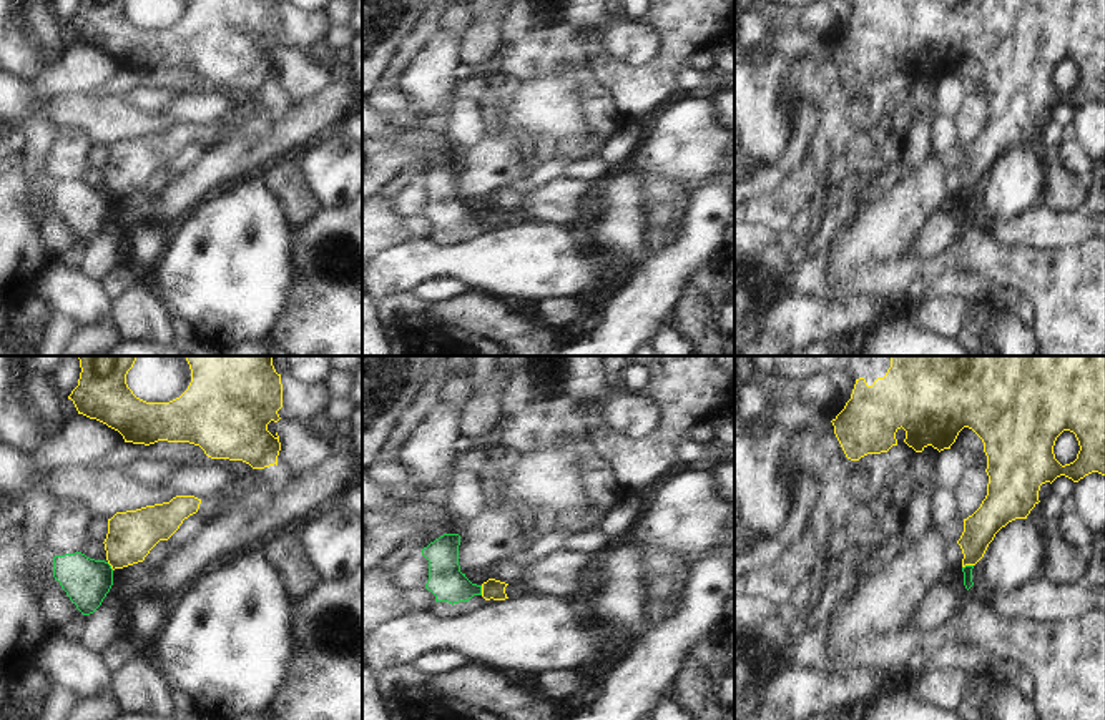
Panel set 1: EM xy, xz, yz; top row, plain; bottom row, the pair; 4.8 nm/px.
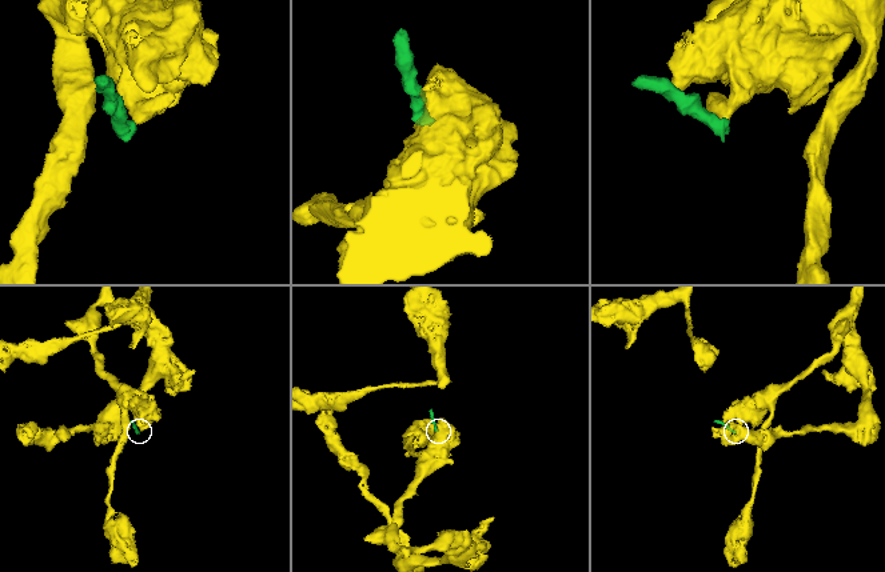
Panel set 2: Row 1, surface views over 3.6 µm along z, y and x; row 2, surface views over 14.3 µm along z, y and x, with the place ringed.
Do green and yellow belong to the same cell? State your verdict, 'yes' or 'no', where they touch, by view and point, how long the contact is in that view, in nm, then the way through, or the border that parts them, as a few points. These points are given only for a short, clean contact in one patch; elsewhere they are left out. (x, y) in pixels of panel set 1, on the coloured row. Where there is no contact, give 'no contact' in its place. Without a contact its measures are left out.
no; meets green in yz at (967, 566); contact 60 nm long; border along yz (972, 564), (962, 567)

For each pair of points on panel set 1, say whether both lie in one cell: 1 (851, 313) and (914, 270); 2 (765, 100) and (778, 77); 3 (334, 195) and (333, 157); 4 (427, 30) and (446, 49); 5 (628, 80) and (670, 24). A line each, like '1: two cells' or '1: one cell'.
1: two cells
2: one cell
3: one cell
4: two cells
5: one cell

